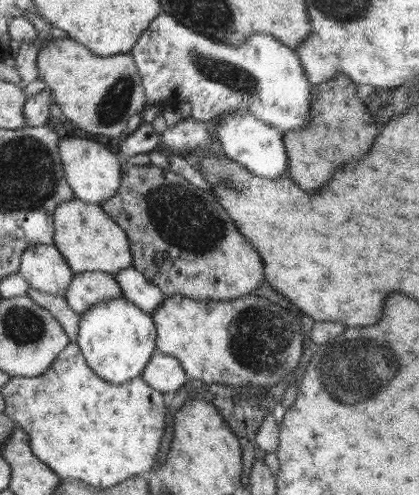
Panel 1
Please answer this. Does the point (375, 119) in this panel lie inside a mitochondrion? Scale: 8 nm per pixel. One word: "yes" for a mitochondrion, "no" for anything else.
no

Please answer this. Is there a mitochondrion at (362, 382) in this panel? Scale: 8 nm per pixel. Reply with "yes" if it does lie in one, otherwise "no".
yes

